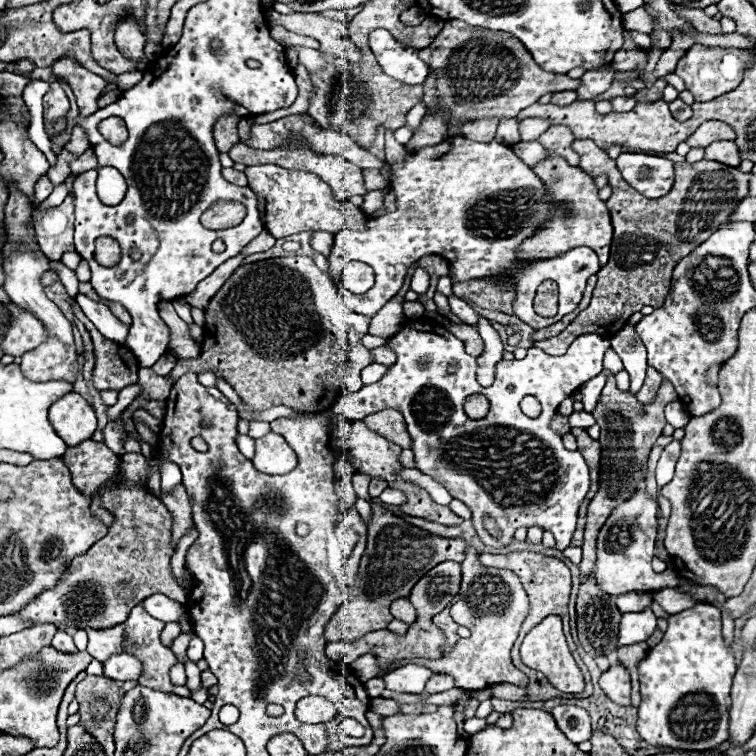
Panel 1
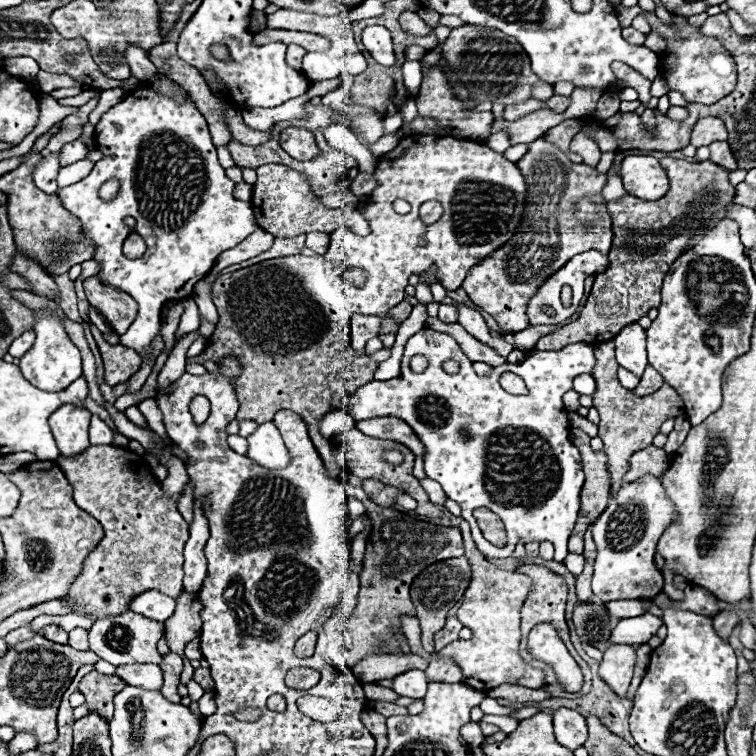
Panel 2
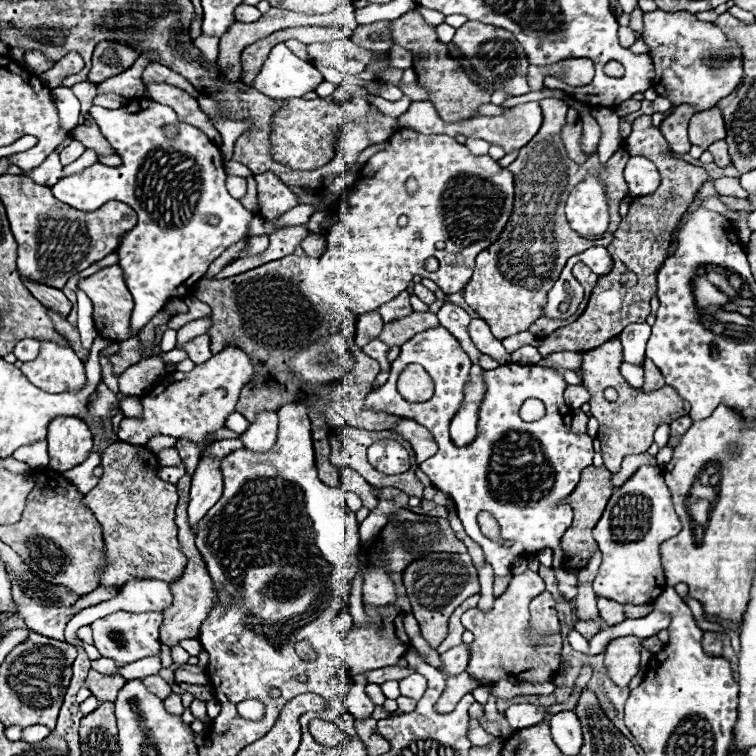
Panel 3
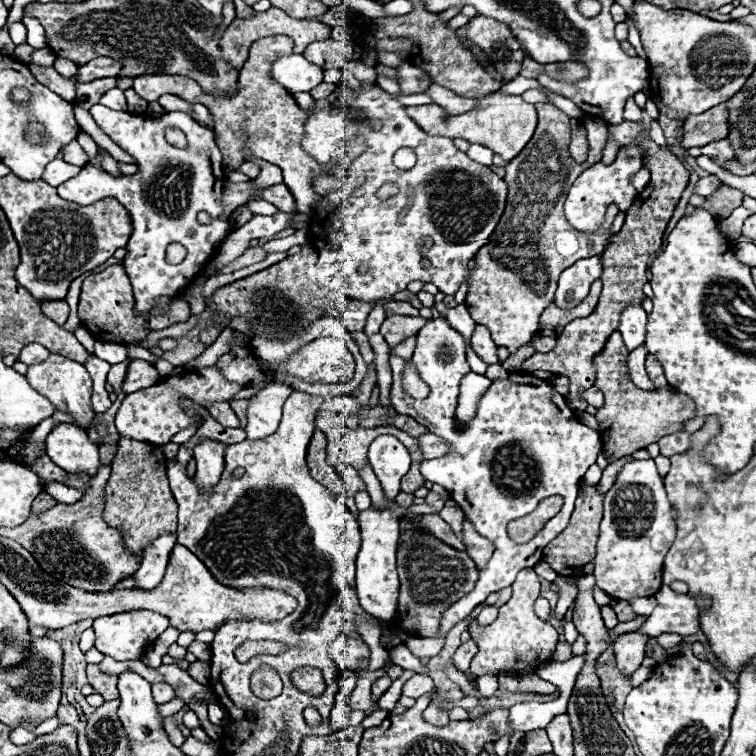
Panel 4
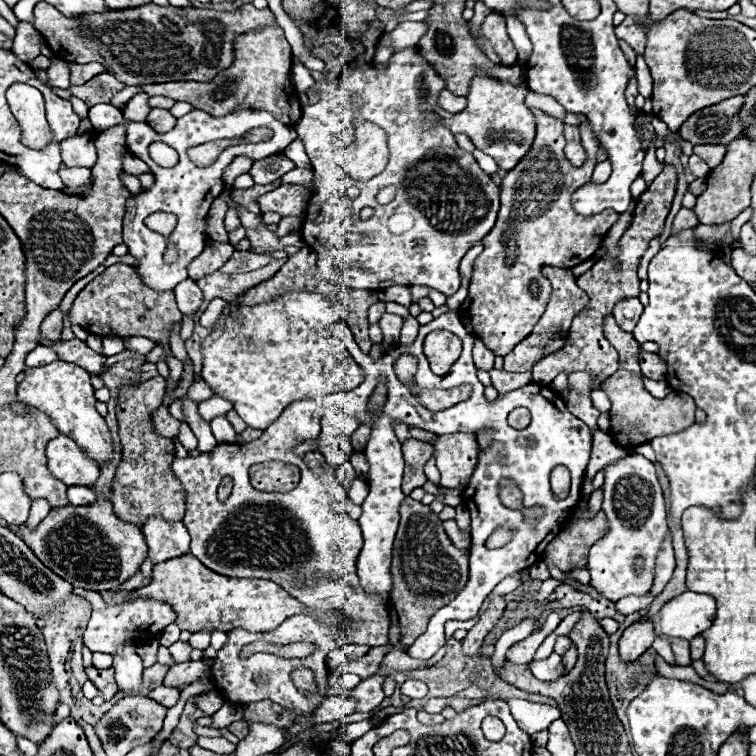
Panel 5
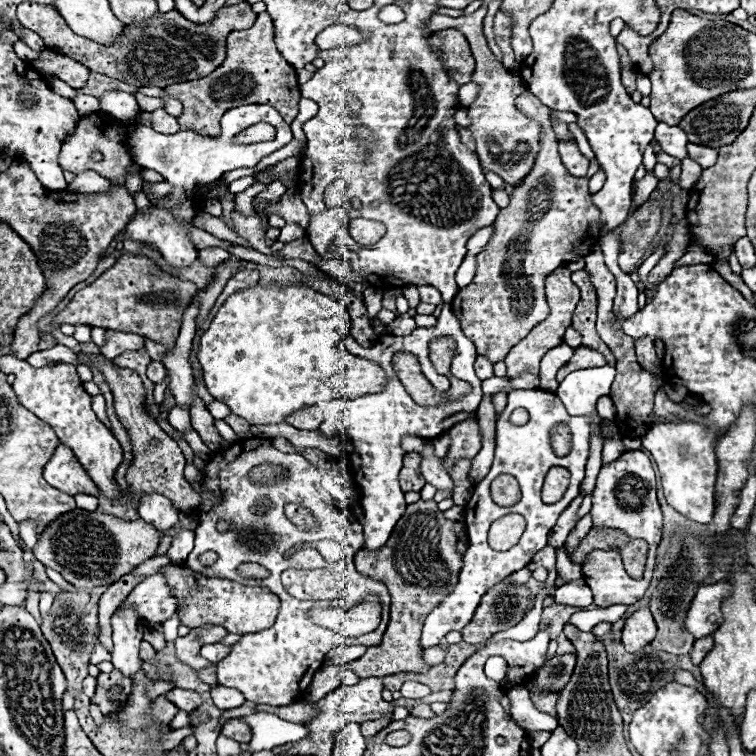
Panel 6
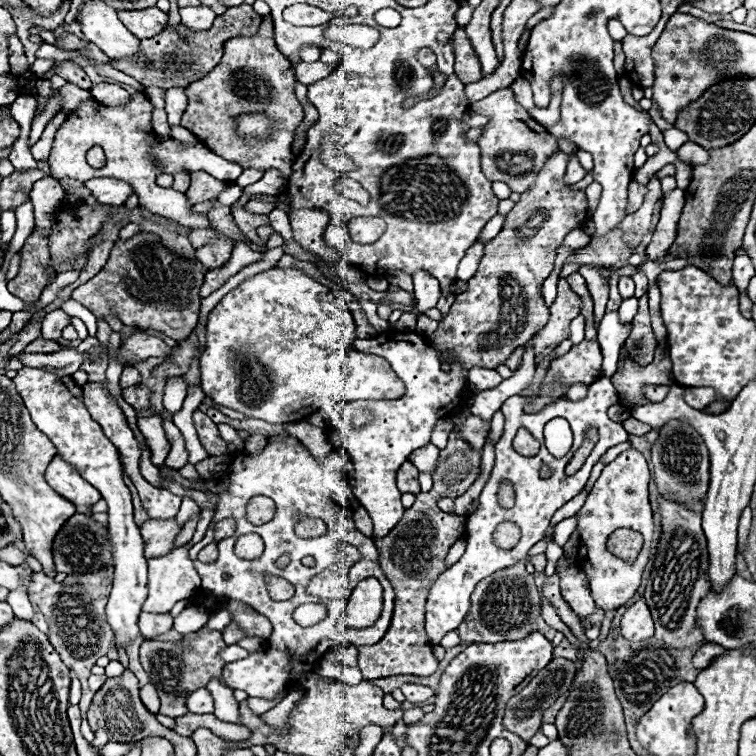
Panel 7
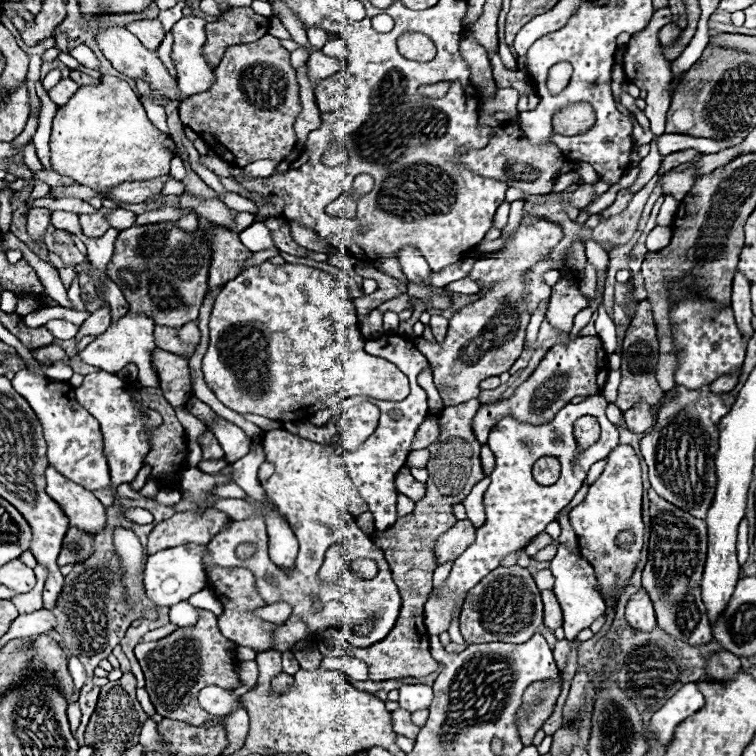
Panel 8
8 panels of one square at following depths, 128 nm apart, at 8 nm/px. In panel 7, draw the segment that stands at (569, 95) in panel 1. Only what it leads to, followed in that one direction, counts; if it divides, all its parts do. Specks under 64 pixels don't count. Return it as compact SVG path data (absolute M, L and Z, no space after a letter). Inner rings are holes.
M516 78L516 80L514 80L512 84L510 84L510 88L514 90L518 104L522 104L522 106L524 106L526 110L534 108L534 100L532 100L532 90L530 90L530 84L528 84L528 80L526 80L526 78ZM556 152L546 162L536 184L508 212L500 234L486 244L478 272L468 280L466 294L456 296L438 330L426 336L426 342L438 352L456 354L464 370L474 366L496 370L506 364L516 346L522 346L548 322L542 284L552 272L556 248L564 242L564 236L586 222L586 194L572 192L564 184L568 158L564 152Z

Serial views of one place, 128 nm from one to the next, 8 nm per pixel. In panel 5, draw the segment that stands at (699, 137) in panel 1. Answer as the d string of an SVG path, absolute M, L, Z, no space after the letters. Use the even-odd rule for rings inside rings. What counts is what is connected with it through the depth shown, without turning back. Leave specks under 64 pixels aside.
M734 96L694 112L678 130L692 144L728 144L742 132L738 112L746 96Z

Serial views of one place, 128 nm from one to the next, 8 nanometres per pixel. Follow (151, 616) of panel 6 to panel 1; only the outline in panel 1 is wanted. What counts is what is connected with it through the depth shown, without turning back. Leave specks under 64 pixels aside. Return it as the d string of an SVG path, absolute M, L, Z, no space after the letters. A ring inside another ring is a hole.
M124 624L106 630L88 630L88 652L94 660L106 662L106 658L124 652Z

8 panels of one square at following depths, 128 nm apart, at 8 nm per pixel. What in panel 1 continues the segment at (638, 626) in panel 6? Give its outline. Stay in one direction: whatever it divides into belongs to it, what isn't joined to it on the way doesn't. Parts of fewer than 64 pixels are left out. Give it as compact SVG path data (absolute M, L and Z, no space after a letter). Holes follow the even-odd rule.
M612 662L600 676L600 686L610 700L622 706L630 706L630 674L620 662Z

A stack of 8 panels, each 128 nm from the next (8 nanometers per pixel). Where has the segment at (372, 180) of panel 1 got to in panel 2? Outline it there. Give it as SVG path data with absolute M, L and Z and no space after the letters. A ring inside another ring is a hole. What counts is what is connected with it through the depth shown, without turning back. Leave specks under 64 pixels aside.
M358 174L358 178L354 178L354 182L350 184L350 190L352 190L354 196L364 198L364 196L368 196L376 186L378 186L378 182L374 180L372 174Z

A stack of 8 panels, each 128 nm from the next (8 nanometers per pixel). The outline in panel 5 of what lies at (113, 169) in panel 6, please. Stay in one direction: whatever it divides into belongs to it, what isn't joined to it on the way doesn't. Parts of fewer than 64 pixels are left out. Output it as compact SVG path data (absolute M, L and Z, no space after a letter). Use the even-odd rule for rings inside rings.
M90 130L86 134L72 136L60 144L62 148L62 162L66 166L88 166L96 164L96 142L98 130Z

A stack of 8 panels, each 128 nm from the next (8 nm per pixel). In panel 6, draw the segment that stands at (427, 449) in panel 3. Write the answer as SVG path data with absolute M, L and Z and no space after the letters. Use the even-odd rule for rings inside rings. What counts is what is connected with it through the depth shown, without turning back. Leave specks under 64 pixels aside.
M466 420L466 422L456 424L450 430L450 452L442 460L442 470L450 472L454 460L474 458L480 448L482 448L482 436L480 436L478 422L476 420Z

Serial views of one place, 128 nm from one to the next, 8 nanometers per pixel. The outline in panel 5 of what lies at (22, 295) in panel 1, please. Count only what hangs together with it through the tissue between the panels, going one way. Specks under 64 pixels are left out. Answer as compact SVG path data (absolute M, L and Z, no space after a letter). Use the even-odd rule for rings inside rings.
M56 360L46 366L26 368L24 370L26 376L16 390L18 400L50 416L50 420L60 430L60 434L74 438L74 442L78 442L78 446L82 446L82 450L86 450L86 454L90 454L90 458L94 458L94 462L102 466L112 458L114 446L104 418L94 408L96 398L94 398L94 388L90 384L90 374L80 366L74 368L62 368L62 366L74 366L74 364Z

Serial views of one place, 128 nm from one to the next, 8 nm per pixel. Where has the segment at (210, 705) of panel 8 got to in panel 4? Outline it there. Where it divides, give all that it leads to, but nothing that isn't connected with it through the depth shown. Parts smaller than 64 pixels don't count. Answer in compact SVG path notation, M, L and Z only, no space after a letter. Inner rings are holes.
M154 684L154 702L158 702L158 704L166 704L166 702L170 702L170 700L174 700L174 690L172 690L172 686L168 686L168 684Z

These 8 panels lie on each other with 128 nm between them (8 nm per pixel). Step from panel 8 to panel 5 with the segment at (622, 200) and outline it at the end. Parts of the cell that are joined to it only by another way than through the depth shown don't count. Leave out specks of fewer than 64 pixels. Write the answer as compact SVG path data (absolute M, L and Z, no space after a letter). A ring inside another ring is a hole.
M650 148L650 150L646 152L646 158L644 158L644 170L642 170L642 176L644 176L644 180L646 180L646 186L650 186L650 182L662 172L662 168L664 168L664 164L660 164L660 162L656 160L656 156L654 156L654 148Z

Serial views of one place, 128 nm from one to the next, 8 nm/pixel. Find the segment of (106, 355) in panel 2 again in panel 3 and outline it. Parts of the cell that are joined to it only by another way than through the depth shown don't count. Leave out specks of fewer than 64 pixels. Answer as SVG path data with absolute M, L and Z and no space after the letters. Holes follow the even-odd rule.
M134 336L134 338L128 338L128 340L120 342L120 352L116 356L110 356L110 362L114 364L116 374L122 374L128 366L140 362L142 358L144 358L142 342L140 342L138 336Z

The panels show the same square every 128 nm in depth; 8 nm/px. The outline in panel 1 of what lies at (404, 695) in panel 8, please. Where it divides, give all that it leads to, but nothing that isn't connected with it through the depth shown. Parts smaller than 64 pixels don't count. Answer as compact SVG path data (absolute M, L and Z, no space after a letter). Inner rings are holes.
M412 664L412 666L402 666L392 670L388 676L384 676L386 688L394 692L404 692L404 694L422 694L426 680L432 676L432 672L424 666Z

